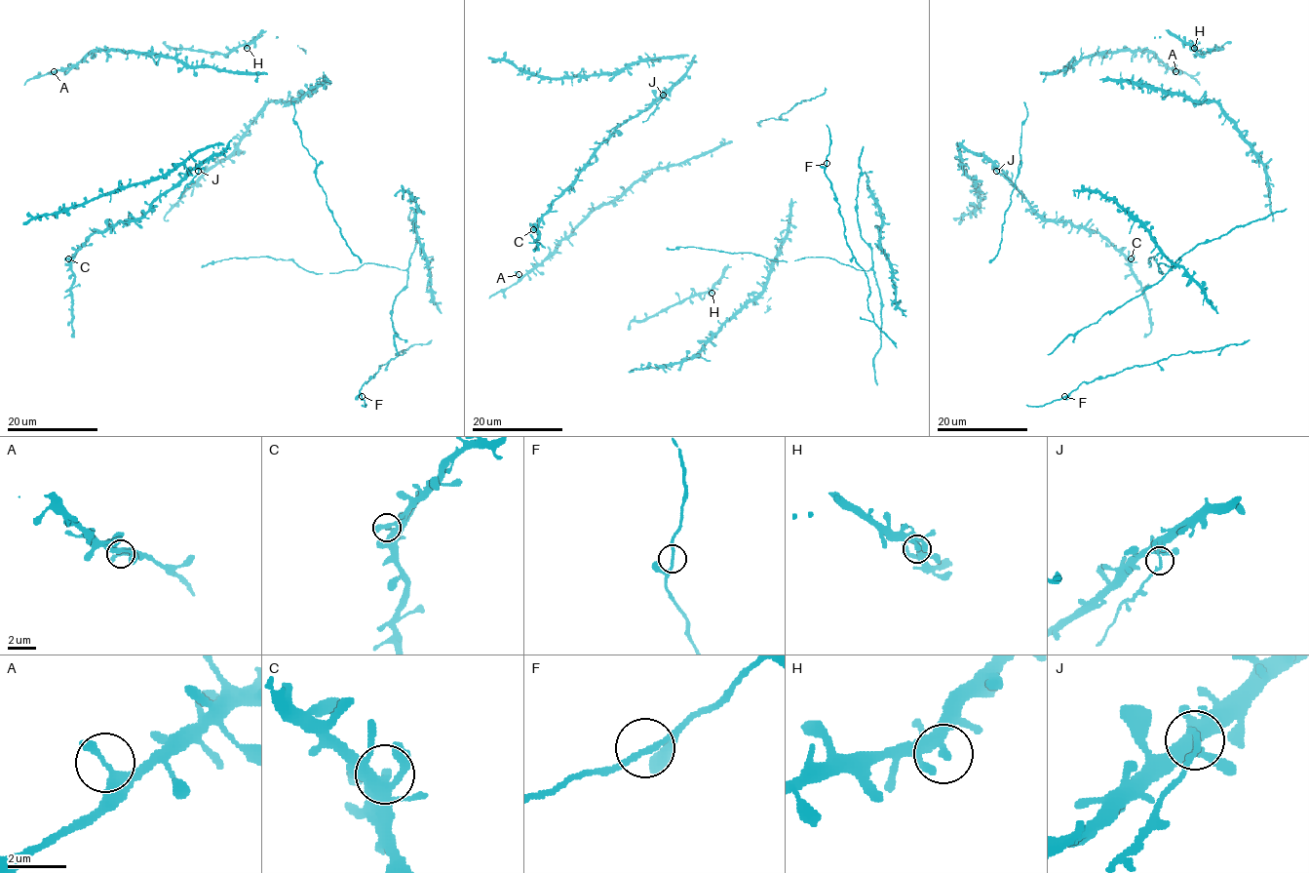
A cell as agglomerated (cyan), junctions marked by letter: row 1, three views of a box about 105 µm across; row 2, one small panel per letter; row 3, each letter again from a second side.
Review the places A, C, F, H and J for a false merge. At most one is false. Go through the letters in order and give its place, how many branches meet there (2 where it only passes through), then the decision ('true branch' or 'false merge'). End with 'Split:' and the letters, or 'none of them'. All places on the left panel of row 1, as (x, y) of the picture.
A: at (54, 71); 2 branches meet; true branch
C: at (68, 258); 2 branches meet; true branch
F: at (362, 396); 2 branches meet; true branch
H: at (247, 48); 2 branches meet; true branch
J: at (198, 171); 2 branches meet; false merge
Split: J

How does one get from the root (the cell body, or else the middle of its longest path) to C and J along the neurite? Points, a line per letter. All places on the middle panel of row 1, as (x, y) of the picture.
C: (575, 190), (564, 190), (533, 229)
J: (575, 190), (572, 180), (590, 156), (619, 126), (637, 117), (663, 96)

